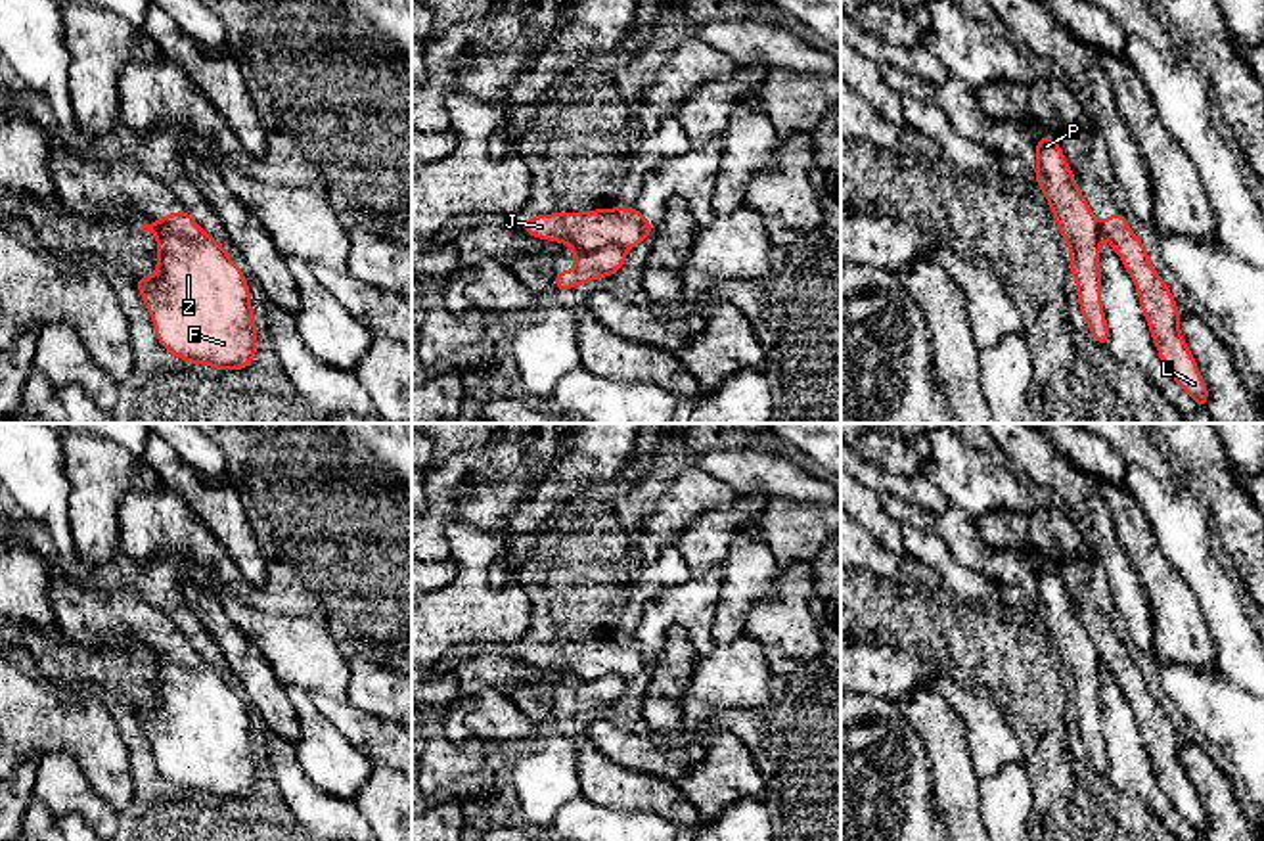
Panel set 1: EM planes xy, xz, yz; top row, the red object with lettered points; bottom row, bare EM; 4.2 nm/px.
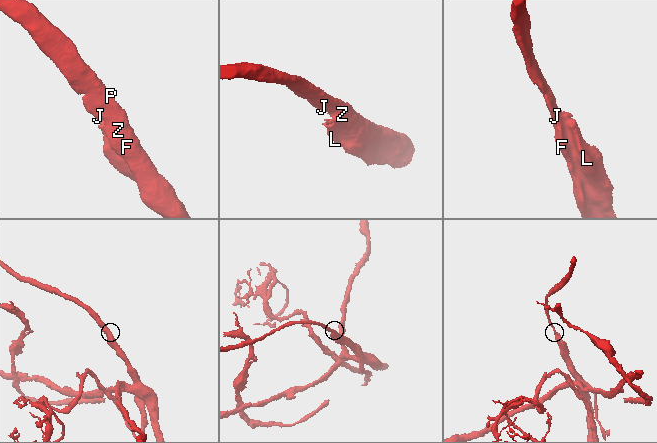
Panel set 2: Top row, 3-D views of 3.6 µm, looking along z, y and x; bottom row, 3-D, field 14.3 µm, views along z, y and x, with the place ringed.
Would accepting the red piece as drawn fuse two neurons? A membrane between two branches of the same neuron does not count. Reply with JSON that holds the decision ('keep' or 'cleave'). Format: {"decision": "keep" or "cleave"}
{"decision": "cleave"}

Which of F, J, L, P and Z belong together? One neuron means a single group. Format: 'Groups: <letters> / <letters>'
Groups: F J P Z / L

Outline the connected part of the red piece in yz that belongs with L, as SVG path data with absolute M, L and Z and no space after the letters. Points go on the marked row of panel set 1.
M1111 213L1107 220L1097 220L1097 228L1115 247L1126 272L1136 284L1149 333L1161 360L1172 374L1172 379L1199 404L1199 410L1207 408L1208 389L1180 333L1180 308L1176 307L1164 278L1159 276L1149 262L1147 245L1143 245L1132 232L1122 213Z

